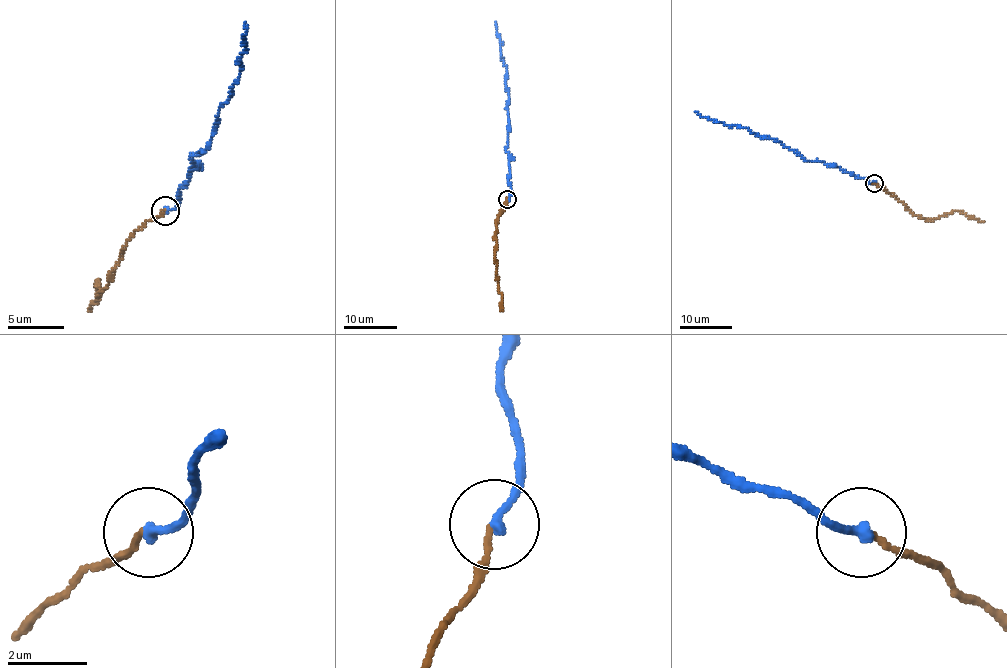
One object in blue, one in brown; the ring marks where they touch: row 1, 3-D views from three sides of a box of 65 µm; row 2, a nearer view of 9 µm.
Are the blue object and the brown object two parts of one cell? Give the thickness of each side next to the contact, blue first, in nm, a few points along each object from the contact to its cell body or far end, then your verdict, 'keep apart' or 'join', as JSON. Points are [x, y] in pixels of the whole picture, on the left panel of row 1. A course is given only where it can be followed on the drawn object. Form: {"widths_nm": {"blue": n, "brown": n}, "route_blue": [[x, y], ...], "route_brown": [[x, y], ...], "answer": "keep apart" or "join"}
{"widths_nm": {"blue": 240, "brown": 120}, "route_blue": [[165, 210], [176, 205], [192, 162], [207, 148], [232, 90], [244, 52], [245, 22]], "route_brown": [[165, 210], [130, 237], [115, 271], [101, 290], [96, 280], [101, 293], [91, 311]], "answer": "join"}

